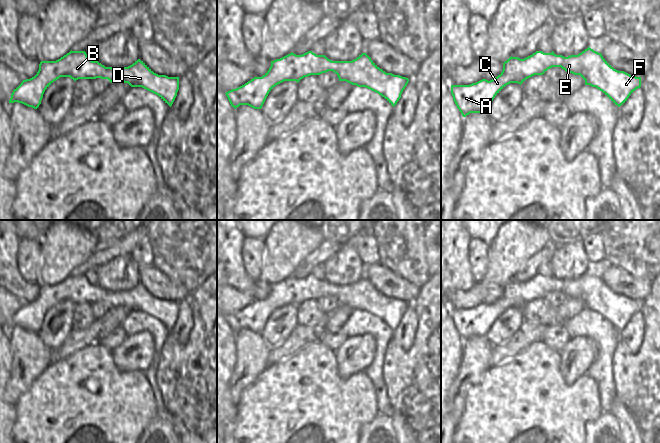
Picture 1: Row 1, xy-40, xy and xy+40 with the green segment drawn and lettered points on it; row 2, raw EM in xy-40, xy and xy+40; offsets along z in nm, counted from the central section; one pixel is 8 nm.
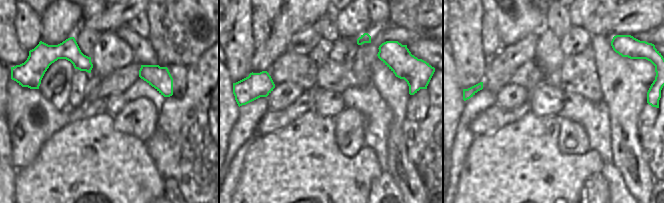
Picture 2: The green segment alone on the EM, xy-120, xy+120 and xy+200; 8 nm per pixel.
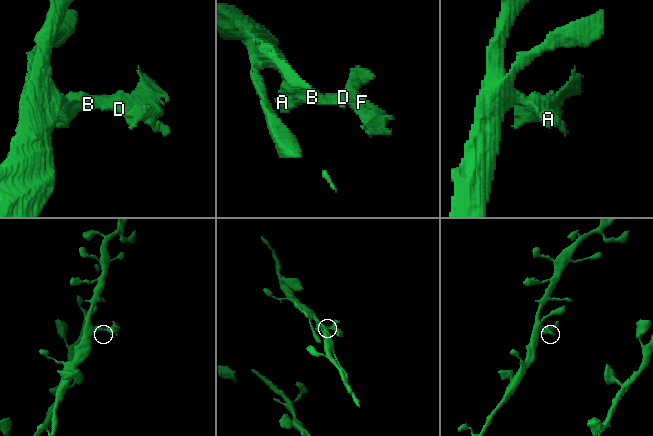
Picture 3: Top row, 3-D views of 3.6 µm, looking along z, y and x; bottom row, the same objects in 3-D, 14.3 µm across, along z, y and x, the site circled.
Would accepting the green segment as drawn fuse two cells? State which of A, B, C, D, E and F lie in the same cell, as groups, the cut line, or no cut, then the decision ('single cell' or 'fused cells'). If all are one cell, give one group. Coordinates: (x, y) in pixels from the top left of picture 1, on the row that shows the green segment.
groups A B C / D E F; cut xy+40 (548, 53), (552, 56), (553, 62), (561, 66); fused cells

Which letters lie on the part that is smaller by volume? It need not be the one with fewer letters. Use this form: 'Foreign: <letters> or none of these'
Foreign: D, E, F

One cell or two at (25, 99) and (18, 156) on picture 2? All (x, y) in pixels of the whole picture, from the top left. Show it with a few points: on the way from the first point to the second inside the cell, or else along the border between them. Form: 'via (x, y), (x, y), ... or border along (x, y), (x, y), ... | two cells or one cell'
via (27, 113), (26, 142) | one cell

